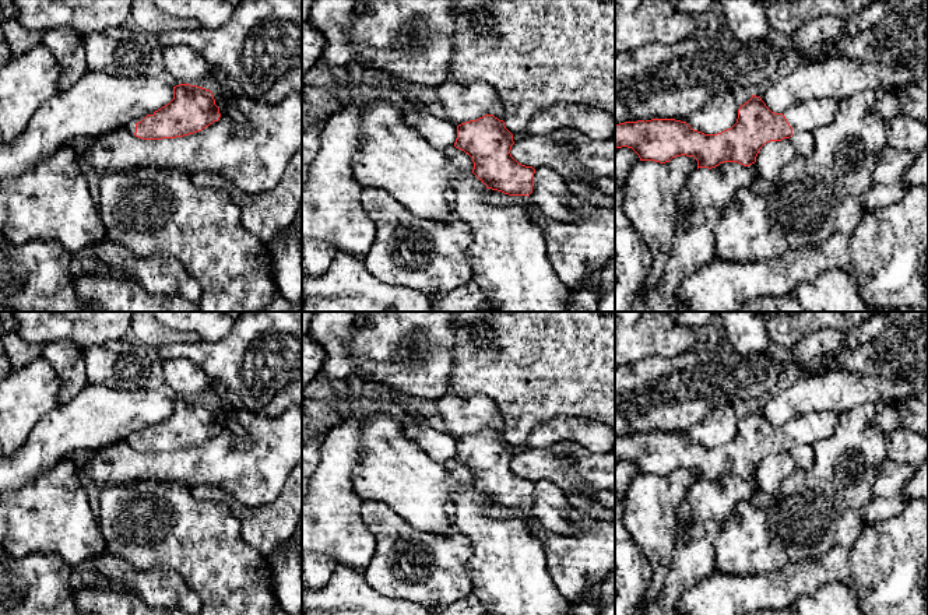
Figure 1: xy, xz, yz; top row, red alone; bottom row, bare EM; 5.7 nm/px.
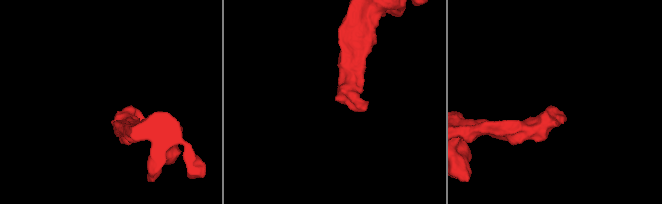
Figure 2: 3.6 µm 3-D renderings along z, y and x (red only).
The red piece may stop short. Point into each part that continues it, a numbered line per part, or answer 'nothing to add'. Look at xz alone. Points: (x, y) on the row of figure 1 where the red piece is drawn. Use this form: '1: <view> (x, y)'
1: xz (509, 260)

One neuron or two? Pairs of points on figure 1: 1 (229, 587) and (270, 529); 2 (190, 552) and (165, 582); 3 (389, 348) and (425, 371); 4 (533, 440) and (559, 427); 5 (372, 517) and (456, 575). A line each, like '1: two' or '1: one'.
1: two
2: two
3: one
4: one
5: one

